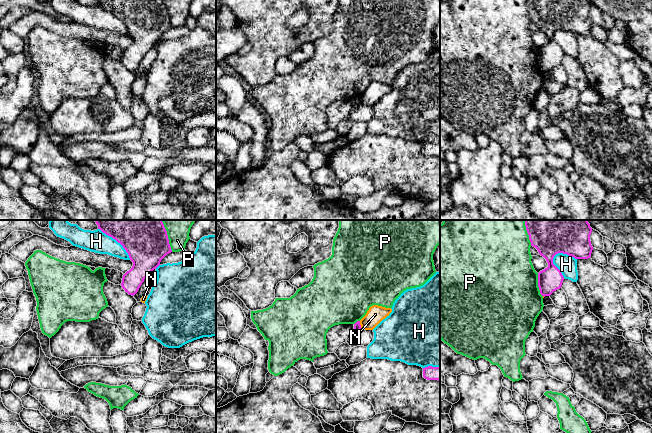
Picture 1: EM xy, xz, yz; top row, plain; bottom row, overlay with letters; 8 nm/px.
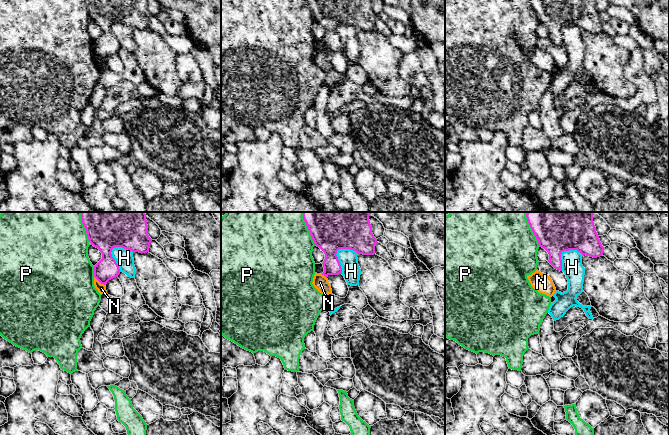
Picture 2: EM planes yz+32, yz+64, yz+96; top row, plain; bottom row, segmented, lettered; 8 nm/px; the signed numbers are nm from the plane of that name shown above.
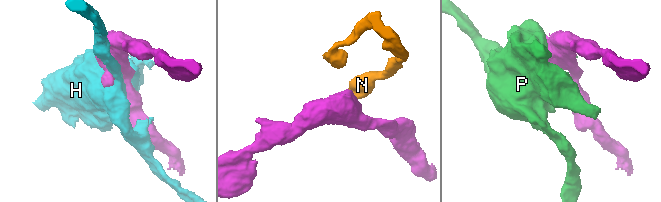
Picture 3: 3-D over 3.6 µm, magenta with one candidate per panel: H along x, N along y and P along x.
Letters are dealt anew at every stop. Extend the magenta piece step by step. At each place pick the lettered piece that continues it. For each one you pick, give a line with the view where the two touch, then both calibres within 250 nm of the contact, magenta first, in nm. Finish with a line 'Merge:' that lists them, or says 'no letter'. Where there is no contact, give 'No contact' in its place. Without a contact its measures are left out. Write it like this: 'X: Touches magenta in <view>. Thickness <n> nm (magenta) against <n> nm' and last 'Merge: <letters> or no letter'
Merge: no letter

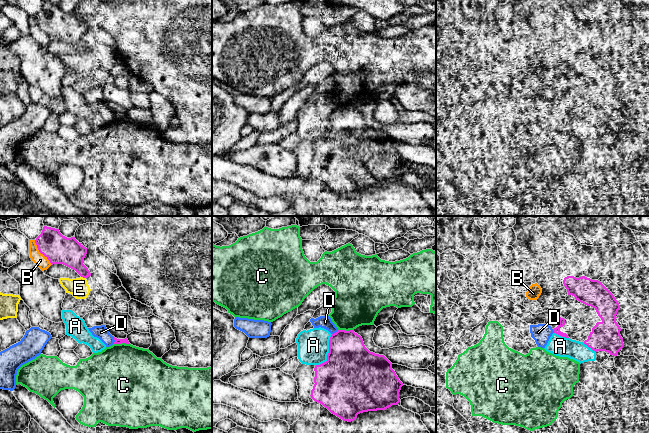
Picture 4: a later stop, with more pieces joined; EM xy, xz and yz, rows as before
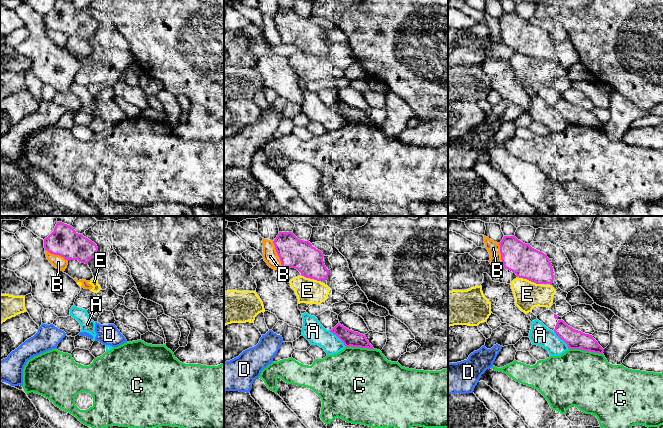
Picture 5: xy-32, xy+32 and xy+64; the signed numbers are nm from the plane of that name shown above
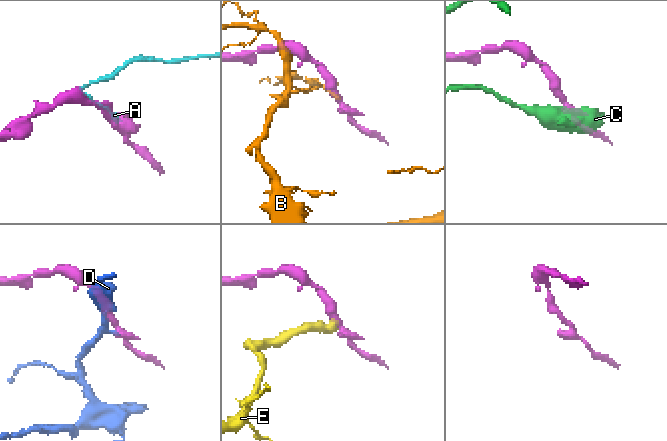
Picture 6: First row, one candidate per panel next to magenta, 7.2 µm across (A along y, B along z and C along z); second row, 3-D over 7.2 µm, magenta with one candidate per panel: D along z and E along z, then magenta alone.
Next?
Merge: no letter

